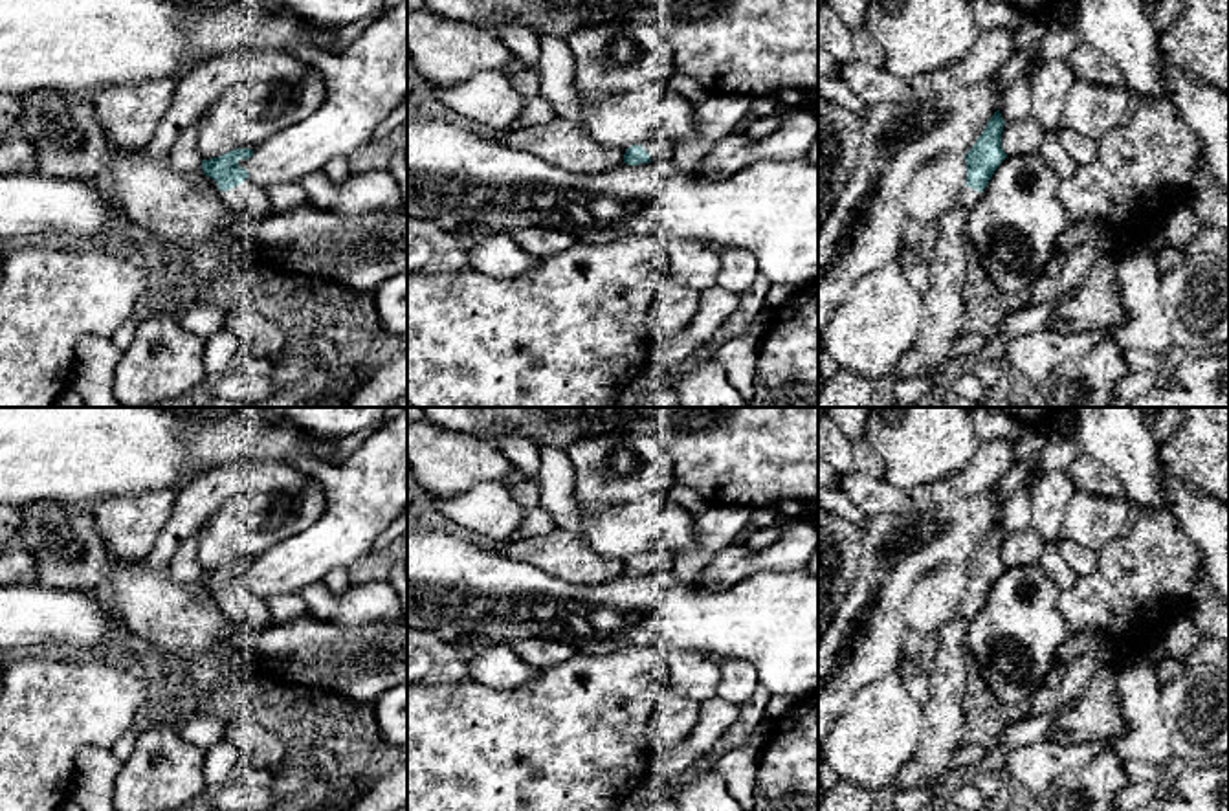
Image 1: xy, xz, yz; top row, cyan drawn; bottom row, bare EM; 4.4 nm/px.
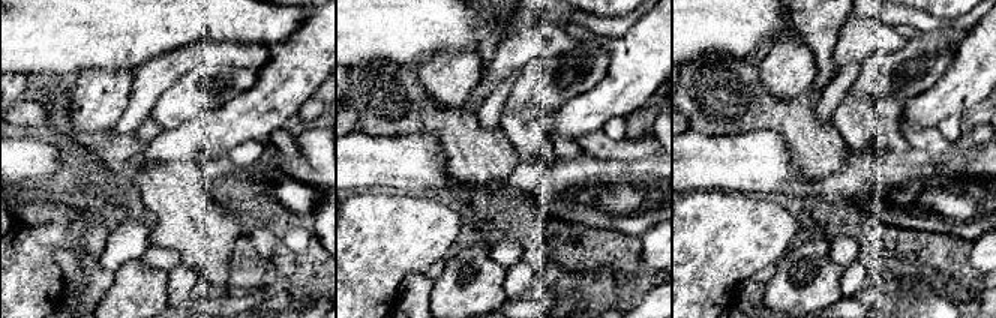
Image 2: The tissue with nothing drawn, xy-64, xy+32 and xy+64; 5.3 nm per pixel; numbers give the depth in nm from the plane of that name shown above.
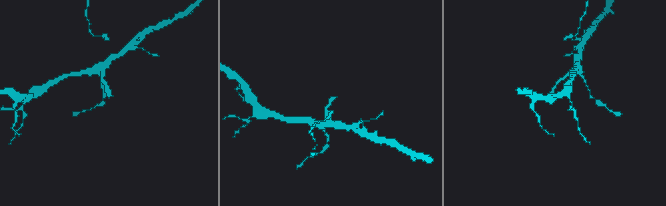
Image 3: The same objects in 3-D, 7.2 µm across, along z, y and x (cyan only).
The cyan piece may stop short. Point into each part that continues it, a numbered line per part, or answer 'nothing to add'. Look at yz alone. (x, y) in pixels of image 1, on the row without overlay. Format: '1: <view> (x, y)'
1: yz (969, 608)

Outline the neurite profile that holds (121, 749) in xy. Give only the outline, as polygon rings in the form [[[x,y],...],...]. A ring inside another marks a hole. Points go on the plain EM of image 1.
[[[152,717],[152,719],[145,719],[141,725],[134,725],[125,736],[121,736],[114,745],[112,745],[112,754],[116,758],[117,763],[125,761],[130,752],[134,750],[134,743],[138,739],[138,736],[149,728],[156,728],[160,725],[167,723],[165,719],[160,717]]]

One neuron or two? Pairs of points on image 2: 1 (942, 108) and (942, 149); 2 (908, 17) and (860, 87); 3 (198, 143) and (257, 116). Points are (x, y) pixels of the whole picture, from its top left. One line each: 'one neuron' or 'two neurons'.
1: two neurons
2: two neurons
3: one neuron

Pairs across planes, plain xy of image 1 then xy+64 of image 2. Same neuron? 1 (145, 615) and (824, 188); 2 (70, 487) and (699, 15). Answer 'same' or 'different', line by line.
1: different
2: same

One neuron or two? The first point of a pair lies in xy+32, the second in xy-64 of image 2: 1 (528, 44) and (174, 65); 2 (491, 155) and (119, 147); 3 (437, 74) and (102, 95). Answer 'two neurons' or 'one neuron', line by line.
1: one neuron
2: one neuron
3: one neuron

